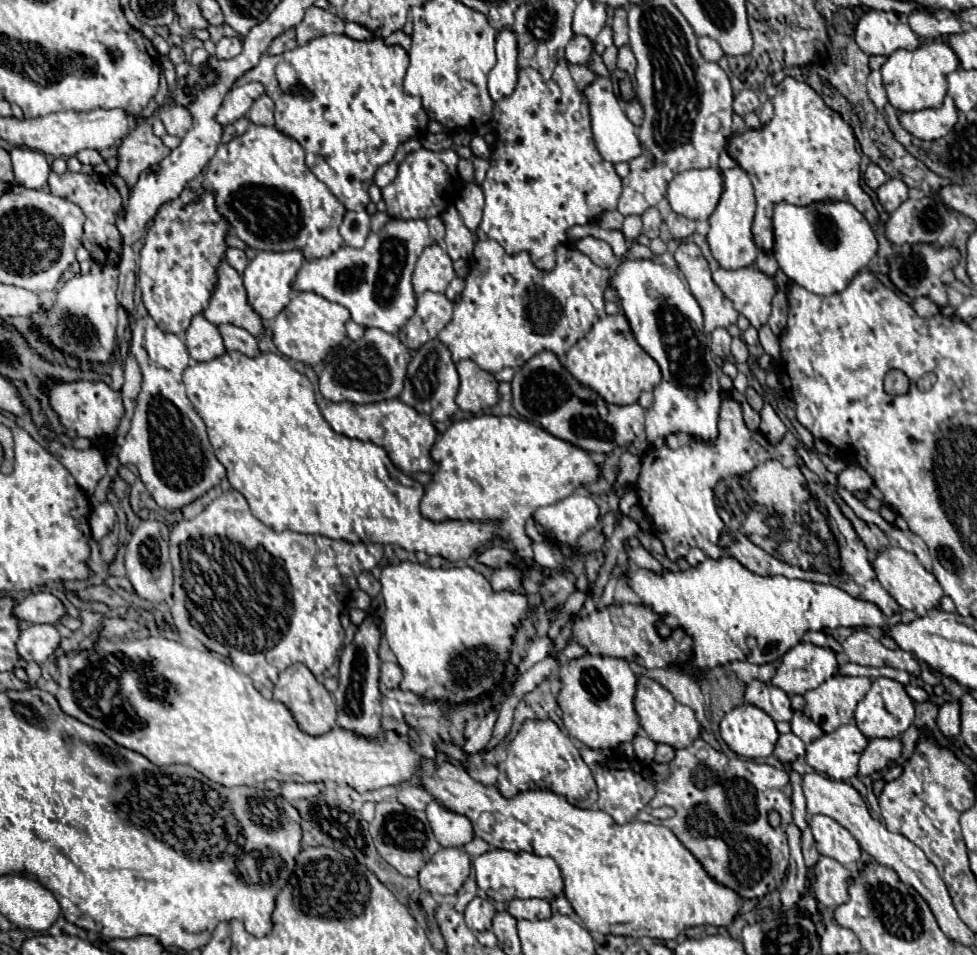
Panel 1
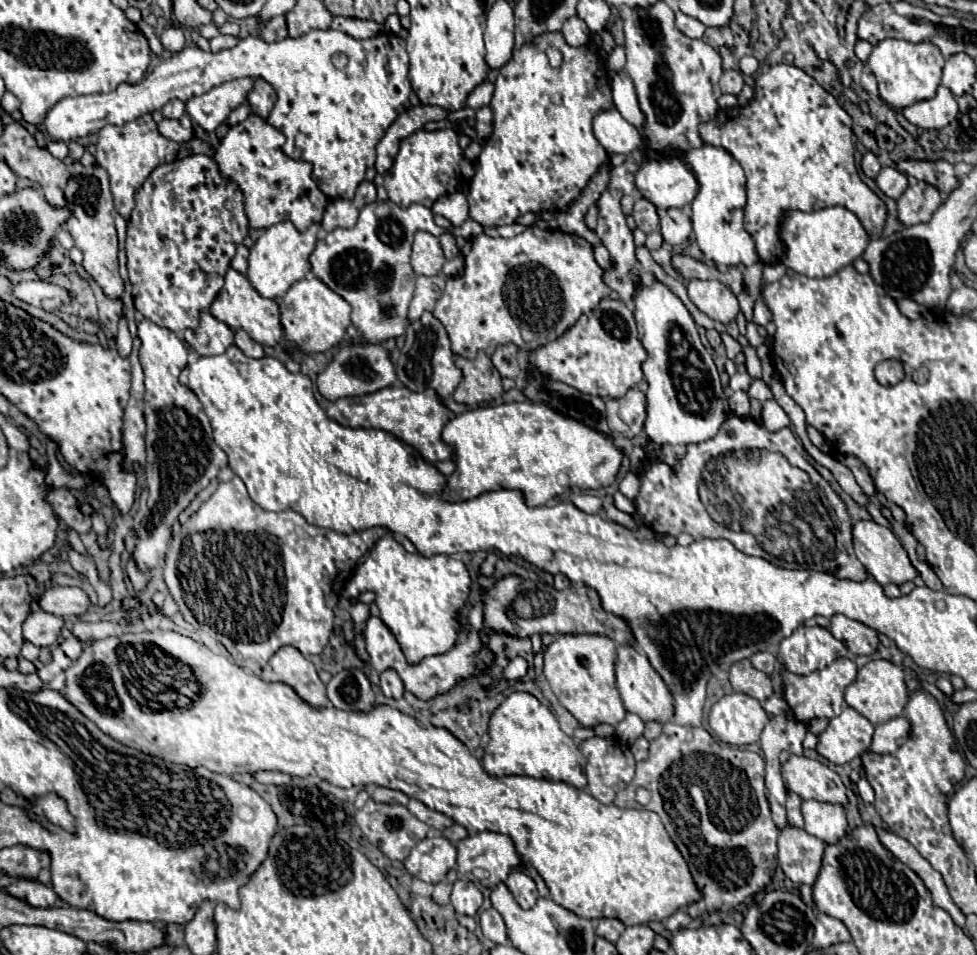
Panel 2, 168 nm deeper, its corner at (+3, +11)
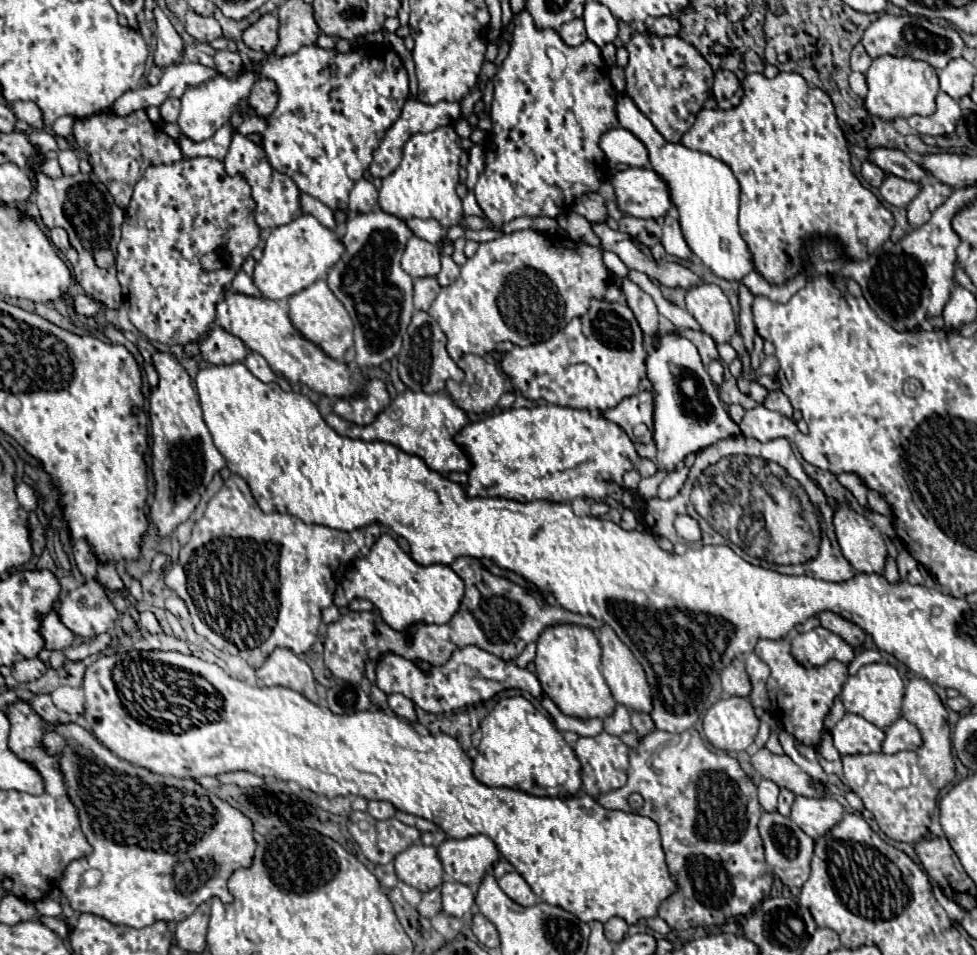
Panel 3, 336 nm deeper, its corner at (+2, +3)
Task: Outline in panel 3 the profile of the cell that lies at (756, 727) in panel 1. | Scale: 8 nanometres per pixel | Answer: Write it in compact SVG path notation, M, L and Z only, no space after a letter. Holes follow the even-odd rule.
M728 696L718 700L704 716L704 734L718 750L746 750L756 734L760 720L748 698Z

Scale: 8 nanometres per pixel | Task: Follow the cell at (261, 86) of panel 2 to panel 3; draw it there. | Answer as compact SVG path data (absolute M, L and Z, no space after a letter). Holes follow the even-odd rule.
M260 78L254 82L248 104L254 108L254 112L260 118L266 118L274 112L276 104L278 104L278 92L276 92L276 84L272 80Z

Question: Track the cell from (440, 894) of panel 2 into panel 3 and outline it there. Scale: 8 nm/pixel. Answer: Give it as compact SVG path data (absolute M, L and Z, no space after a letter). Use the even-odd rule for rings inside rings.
M434 888L422 896L422 902L418 904L418 912L426 918L434 918L438 912L442 912L442 892L440 888Z

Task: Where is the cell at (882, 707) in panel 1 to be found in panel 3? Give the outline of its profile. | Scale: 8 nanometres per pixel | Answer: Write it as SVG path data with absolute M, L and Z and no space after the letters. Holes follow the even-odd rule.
M880 662L862 666L858 670L858 674L848 676L848 680L844 682L844 688L840 692L840 700L846 708L846 712L858 714L878 728L886 728L902 716L902 698L904 698L904 682L898 674L898 670L890 664L880 664Z

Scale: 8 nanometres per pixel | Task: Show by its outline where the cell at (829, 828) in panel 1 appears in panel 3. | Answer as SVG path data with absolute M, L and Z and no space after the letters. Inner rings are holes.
M796 796L790 820L796 822L810 838L818 840L842 820L844 808L832 798L802 798Z

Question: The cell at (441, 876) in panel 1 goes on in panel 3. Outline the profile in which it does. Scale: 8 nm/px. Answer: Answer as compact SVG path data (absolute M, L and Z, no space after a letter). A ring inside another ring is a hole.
M414 844L400 852L394 860L396 874L404 884L418 888L420 892L434 890L442 884L444 868L434 846Z

